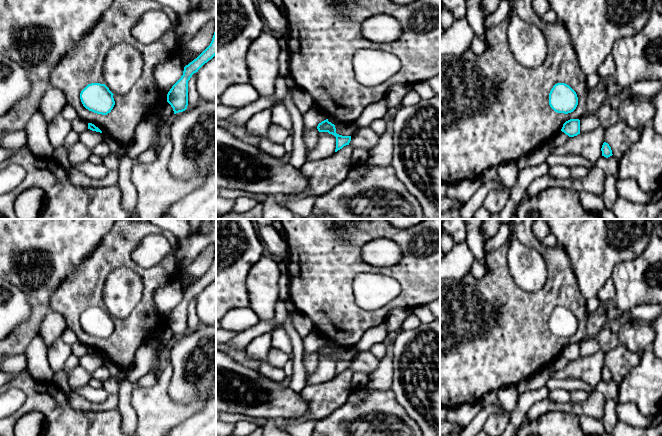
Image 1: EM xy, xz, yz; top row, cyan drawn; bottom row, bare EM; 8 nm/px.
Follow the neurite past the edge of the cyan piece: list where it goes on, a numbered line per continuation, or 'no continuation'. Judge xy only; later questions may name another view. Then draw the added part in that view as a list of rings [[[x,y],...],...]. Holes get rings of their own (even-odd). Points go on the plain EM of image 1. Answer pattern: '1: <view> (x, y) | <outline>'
no continuation

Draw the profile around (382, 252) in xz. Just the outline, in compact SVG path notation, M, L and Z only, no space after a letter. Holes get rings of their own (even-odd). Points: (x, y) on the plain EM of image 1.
M377 238L362 247L363 260L376 267L389 267L398 264L403 258L401 247L388 238Z

